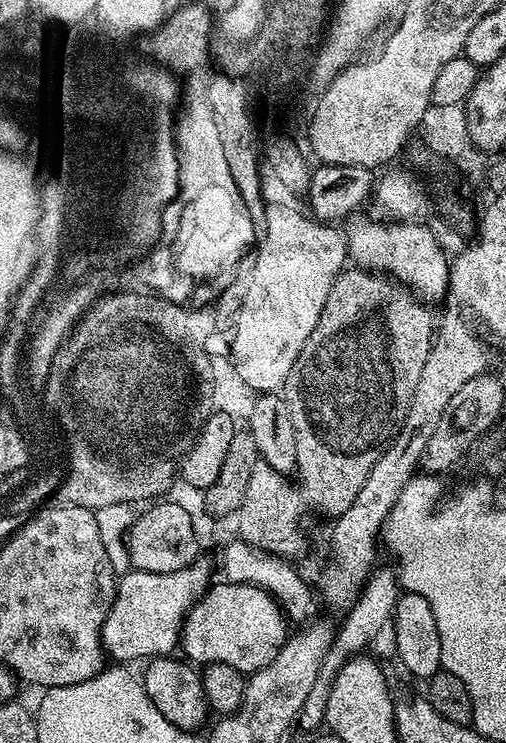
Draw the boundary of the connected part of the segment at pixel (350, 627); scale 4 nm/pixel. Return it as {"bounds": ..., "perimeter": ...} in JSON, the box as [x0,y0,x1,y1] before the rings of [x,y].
{"bounds":[313,567,402,692],"perimeter":[[[377,567],[372,572],[363,588],[360,589],[360,596],[352,607],[347,609],[344,621],[338,624],[338,631],[335,633],[335,640],[332,647],[325,654],[322,664],[319,666],[318,675],[314,680],[313,688],[320,688],[320,692],[330,692],[333,688],[334,679],[342,670],[342,666],[351,660],[353,656],[359,656],[365,651],[367,644],[383,630],[389,627],[390,621],[396,615],[396,604],[402,595],[401,585],[398,583],[398,576],[395,571],[388,568]]]}

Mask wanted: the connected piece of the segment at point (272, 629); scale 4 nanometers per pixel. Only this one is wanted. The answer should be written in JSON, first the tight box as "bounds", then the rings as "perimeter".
{"bounds":[179,583,290,674],"perimeter":[[[213,583],[185,616],[179,642],[183,655],[196,666],[225,664],[245,674],[270,666],[290,635],[283,608],[257,584],[223,583]]]}

